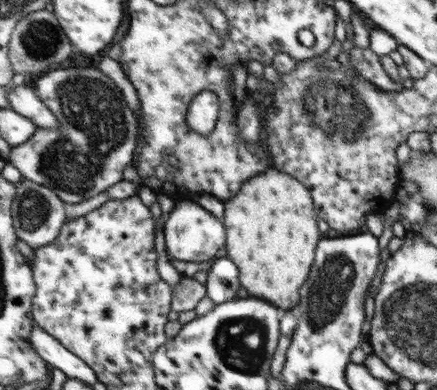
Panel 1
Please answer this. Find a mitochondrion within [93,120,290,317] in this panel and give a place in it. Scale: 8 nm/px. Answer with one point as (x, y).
(226, 281)

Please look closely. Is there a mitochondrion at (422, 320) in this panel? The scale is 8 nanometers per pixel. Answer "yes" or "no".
yes

